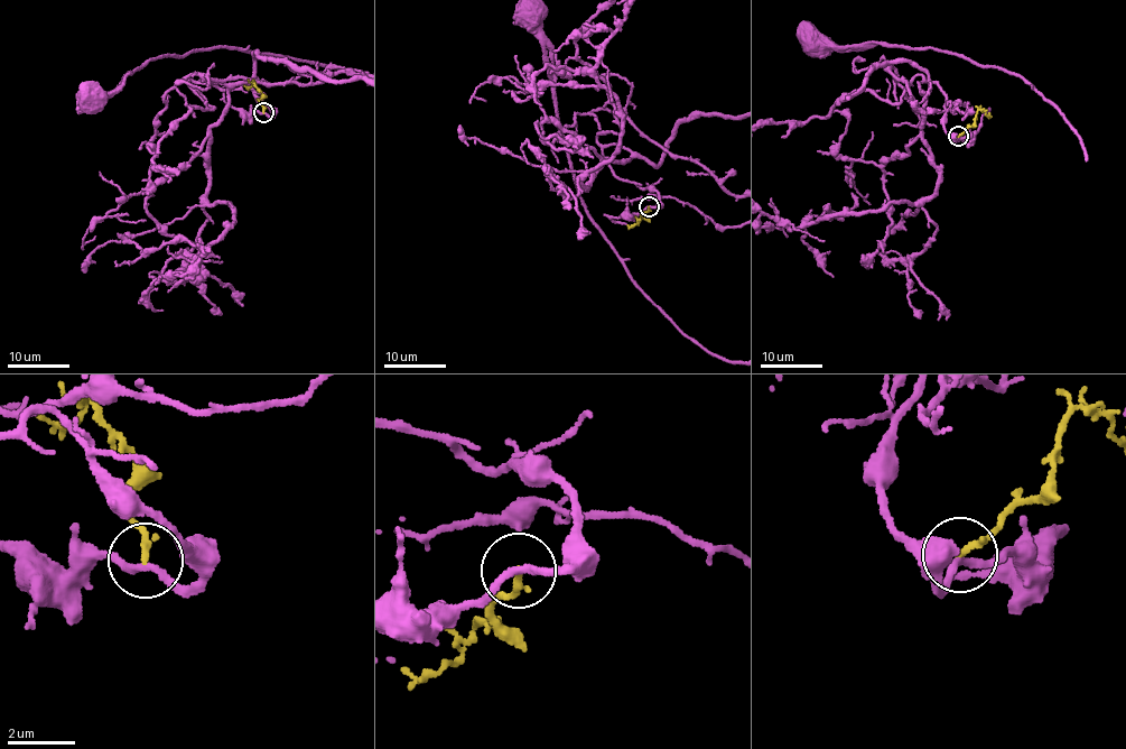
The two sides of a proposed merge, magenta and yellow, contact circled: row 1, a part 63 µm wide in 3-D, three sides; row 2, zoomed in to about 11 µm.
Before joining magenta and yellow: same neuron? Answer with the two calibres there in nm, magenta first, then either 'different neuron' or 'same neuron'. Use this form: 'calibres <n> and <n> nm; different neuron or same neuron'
calibres 200 and 190 nm; different neuron

